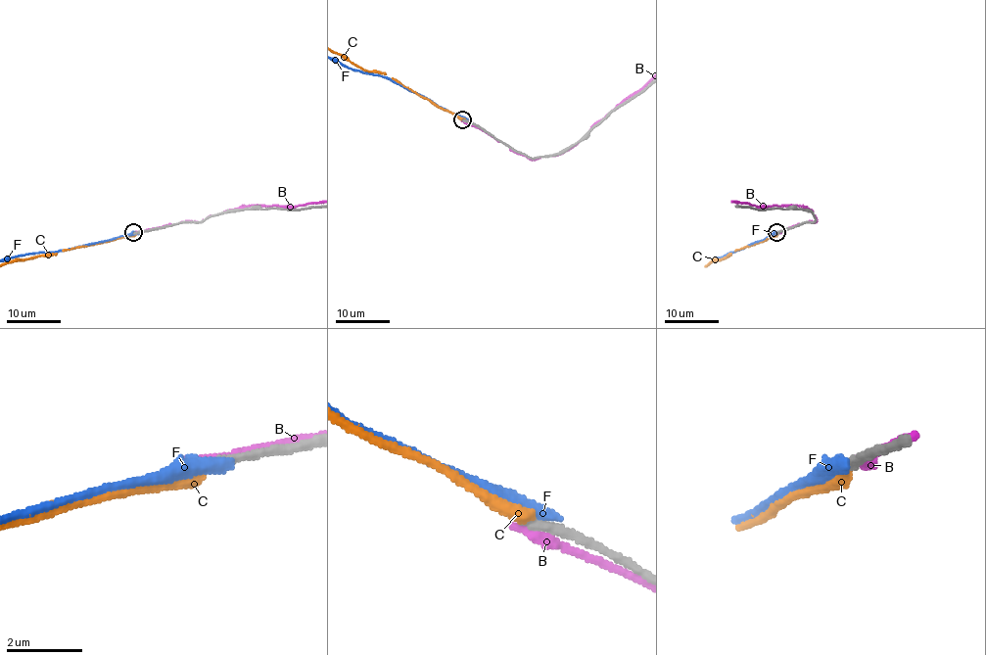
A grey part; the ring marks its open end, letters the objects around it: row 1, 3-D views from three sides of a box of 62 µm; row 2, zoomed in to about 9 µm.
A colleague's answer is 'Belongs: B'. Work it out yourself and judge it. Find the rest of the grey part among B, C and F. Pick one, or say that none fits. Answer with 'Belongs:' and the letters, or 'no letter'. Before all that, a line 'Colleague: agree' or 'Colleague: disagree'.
Colleague: disagree
Belongs: no letter

